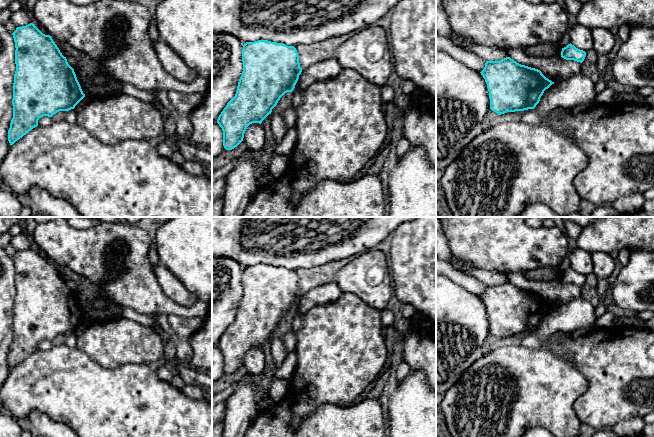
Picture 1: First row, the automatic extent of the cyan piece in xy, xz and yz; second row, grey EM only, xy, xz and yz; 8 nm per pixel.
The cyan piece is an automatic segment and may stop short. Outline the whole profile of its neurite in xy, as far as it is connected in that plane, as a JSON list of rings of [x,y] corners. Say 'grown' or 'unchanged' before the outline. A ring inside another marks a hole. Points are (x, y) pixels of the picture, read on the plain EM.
unchanged; [[[33,247],[17,251],[12,259],[16,272],[16,295],[13,307],[13,342],[8,354],[10,369],[37,351],[41,341],[52,341],[59,335],[74,333],[85,321],[74,293],[50,259],[43,258]]]

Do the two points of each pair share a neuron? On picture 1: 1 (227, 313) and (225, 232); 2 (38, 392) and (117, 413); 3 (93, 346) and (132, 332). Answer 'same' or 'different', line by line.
1: different
2: same
3: same

